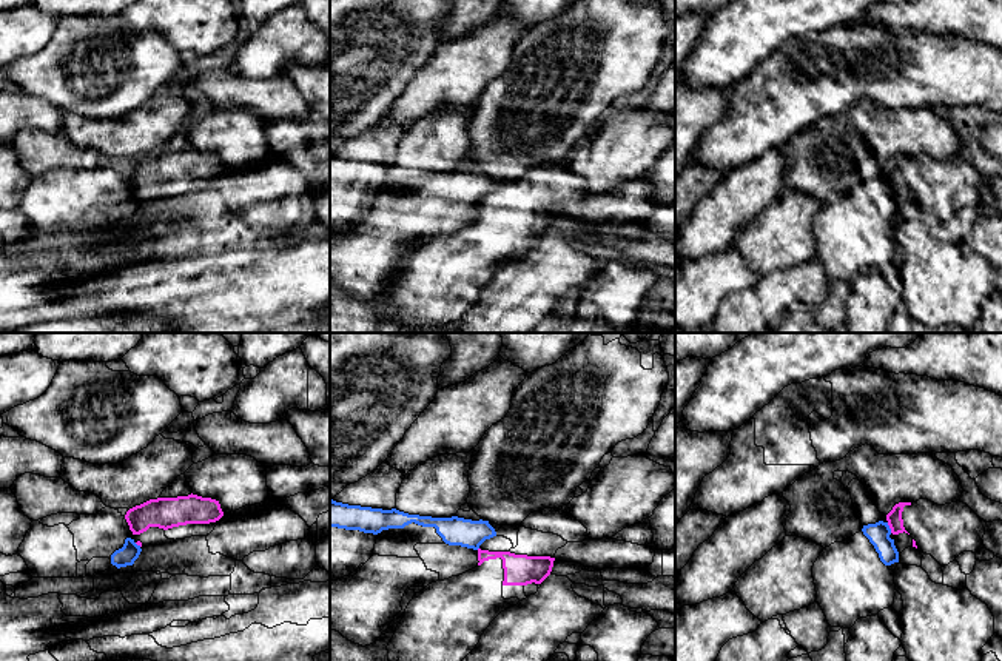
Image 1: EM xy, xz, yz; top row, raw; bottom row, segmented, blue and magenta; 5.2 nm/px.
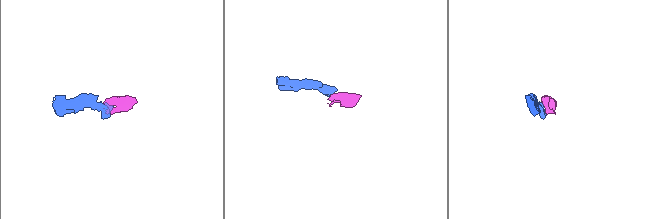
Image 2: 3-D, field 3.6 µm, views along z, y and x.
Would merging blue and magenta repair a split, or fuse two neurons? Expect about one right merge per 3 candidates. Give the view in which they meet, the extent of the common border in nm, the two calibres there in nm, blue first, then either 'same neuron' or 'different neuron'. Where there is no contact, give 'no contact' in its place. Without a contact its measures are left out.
yz | 60 nm | 120/80 nm | different neuron

